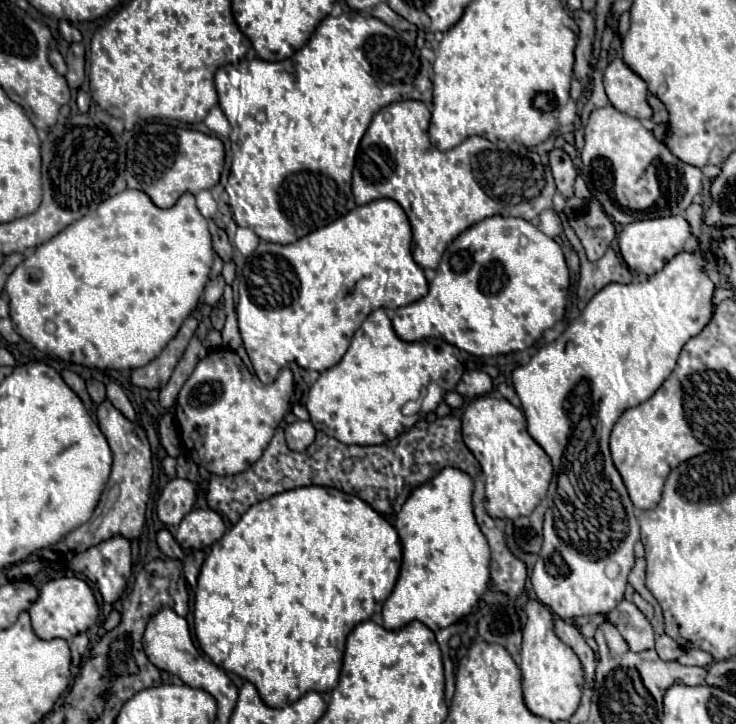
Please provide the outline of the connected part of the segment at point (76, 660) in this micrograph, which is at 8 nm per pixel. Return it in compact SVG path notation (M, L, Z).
M77 635L75 639L69 641L71 659L73 659L73 665L75 665L75 667L81 663L81 657L83 657L83 653L87 651L87 645L89 645L89 639L87 639L85 635Z

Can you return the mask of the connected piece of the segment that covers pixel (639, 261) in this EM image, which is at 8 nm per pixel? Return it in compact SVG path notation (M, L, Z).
M671 215L671 217L657 217L657 219L645 219L645 221L635 221L623 227L619 233L619 251L629 265L629 269L645 275L653 275L663 269L665 263L669 263L685 245L689 239L691 229L689 223L681 215Z

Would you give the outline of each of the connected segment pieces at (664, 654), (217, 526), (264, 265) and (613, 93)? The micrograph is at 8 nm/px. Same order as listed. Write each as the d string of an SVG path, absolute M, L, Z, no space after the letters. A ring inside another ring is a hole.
M659 635L655 641L655 651L663 661L677 661L681 655L681 647L667 635Z
M193 509L177 529L177 541L183 549L205 549L219 541L225 533L225 523L217 511Z
M377 199L339 217L337 221L311 231L289 245L261 241L247 257L239 283L237 319L245 351L251 359L257 379L273 383L285 363L297 363L303 369L325 371L341 361L353 333L373 309L399 309L427 295L423 269L411 257L411 225L399 203Z
M613 57L603 71L605 93L615 109L635 119L651 119L651 107L647 103L647 83L635 75L621 57Z

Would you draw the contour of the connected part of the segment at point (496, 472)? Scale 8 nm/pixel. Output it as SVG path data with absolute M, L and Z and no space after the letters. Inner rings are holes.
M489 395L477 397L463 413L463 441L483 469L487 513L499 519L531 515L547 495L553 467L547 453L527 433L525 415L507 399L495 399Z

